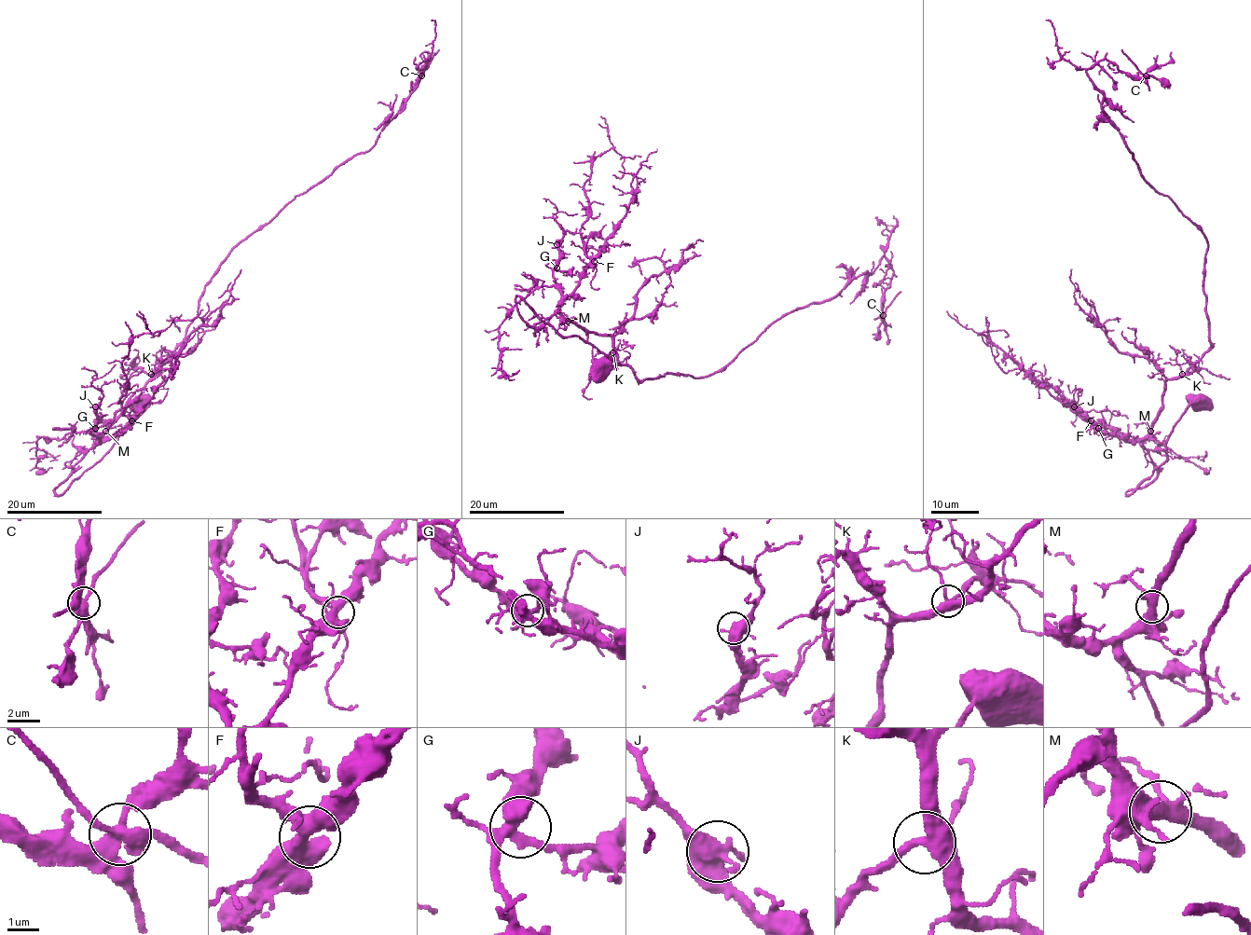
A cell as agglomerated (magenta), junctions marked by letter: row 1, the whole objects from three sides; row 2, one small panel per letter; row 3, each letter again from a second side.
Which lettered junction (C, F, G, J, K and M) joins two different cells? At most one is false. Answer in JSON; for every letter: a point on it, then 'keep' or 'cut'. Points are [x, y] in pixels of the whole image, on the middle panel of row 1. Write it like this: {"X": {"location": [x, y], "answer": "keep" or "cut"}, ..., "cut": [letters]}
{"C": {"location": [883, 315], "answer": "keep"}, "F": {"location": [594, 261], "answer": "keep"}, "G": {"location": [556, 268], "answer": "keep"}, "J": {"location": [556, 244], "answer": "keep"}, "K": {"location": [612, 352], "answer": "keep"}, "M": {"location": [568, 321], "answer": "keep"}, "cut": []}

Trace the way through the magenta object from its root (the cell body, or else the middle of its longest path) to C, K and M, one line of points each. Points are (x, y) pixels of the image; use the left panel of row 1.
C: (138, 404), (147, 406), (113, 447), (56, 495), (171, 357), (225, 257), (365, 153), (421, 75)
K: (138, 404), (147, 406), (113, 447), (56, 495), (54, 490), (116, 419), (126, 402), (150, 380), (151, 374)
M: (138, 404), (147, 406), (113, 447), (56, 495), (54, 490), (105, 431)

